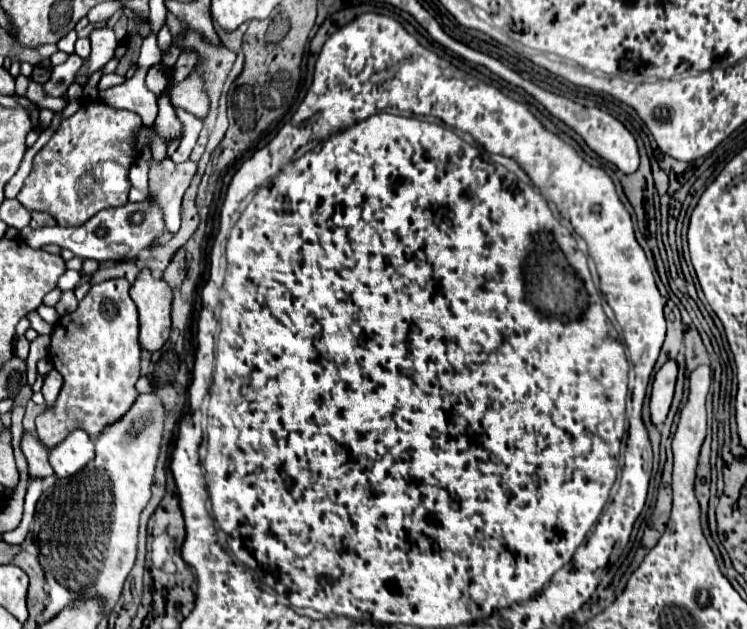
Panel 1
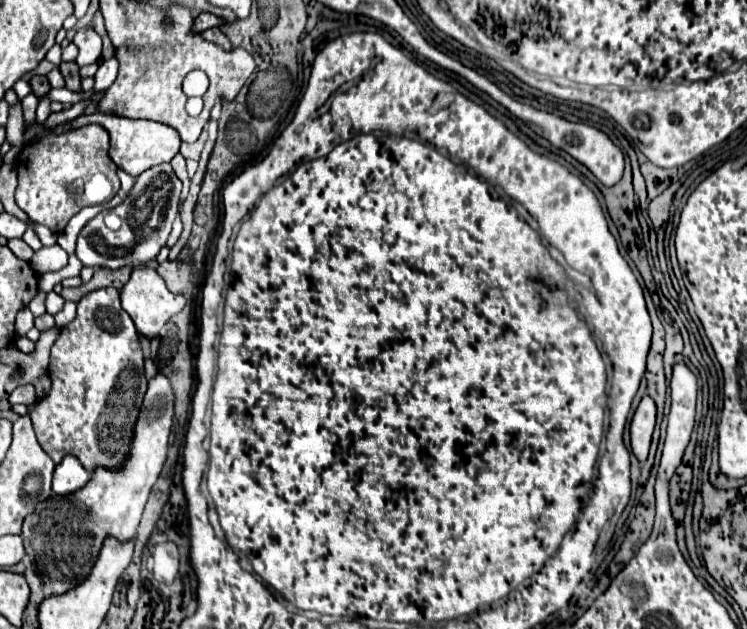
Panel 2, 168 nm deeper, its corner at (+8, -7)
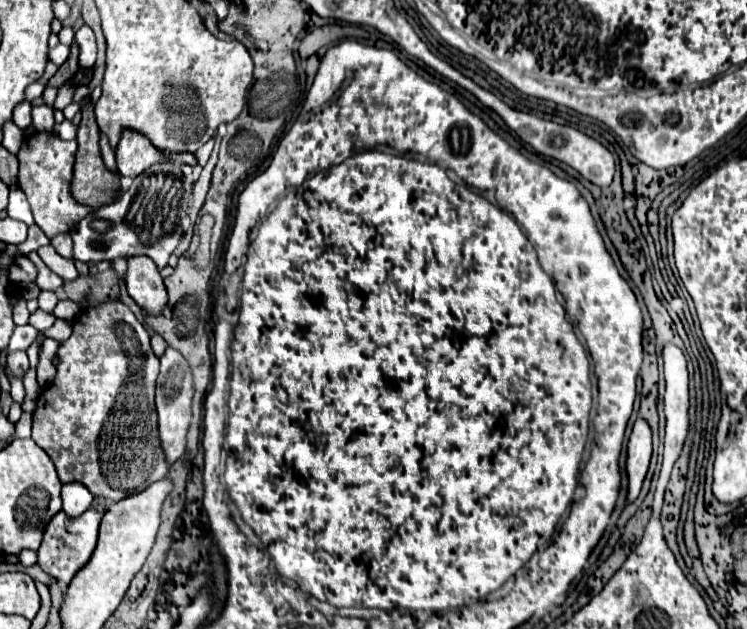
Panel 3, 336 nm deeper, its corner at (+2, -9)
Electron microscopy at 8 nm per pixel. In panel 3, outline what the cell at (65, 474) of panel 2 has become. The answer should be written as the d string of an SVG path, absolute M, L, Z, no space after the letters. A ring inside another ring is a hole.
M78 482L62 486L62 500L64 500L64 512L70 518L78 518L94 504L94 496L86 490L86 486Z

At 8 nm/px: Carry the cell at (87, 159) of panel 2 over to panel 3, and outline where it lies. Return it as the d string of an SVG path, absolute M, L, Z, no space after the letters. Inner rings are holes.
M36 132L26 136L18 152L18 188L26 194L34 214L34 222L42 228L48 238L70 232L86 214L92 210L78 204L70 194L70 178L76 154L76 140L60 140L54 132Z

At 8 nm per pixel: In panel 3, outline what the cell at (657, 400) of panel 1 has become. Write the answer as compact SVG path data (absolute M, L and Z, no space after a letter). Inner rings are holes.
M638 418L628 440L628 448L626 448L626 474L628 474L626 504L638 498L644 476L648 472L650 456L652 456L652 432L646 420Z

